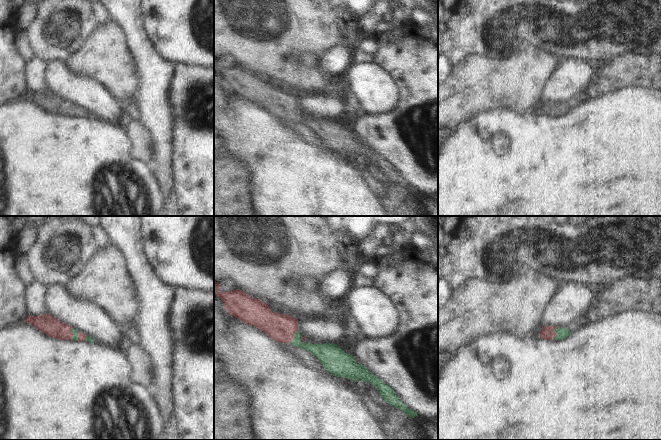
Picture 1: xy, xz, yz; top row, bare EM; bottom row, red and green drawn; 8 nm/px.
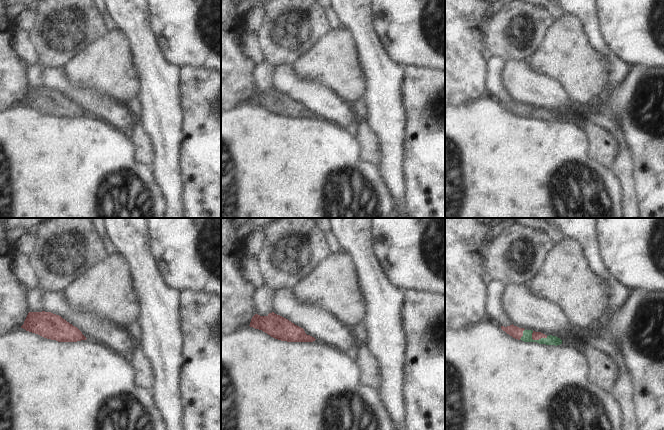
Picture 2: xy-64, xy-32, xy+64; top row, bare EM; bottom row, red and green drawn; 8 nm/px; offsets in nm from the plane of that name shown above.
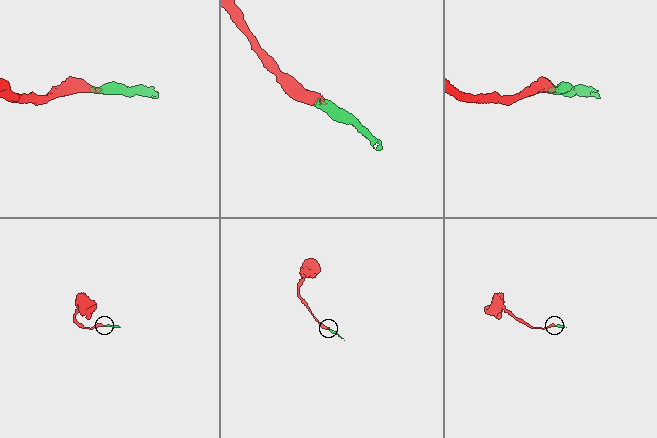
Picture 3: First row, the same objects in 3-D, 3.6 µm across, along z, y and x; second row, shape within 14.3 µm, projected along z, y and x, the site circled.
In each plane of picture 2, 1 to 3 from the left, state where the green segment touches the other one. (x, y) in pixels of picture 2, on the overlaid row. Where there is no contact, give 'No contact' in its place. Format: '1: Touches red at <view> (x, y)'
1: No contact
2: No contact
3: Touches red at xy+64 (537, 339)

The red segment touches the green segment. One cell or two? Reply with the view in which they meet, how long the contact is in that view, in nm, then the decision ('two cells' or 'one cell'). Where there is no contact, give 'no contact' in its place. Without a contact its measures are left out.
meets red in xz; contact 140 nm long; one cell

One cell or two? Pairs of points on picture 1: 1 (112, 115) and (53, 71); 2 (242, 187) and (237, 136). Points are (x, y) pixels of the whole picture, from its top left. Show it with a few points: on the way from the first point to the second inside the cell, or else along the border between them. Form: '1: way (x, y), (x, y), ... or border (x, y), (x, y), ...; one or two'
1: way (97, 100), (78, 89), (68, 86); one
2: border (224, 154), (236, 156), (247, 167), (250, 181); two

